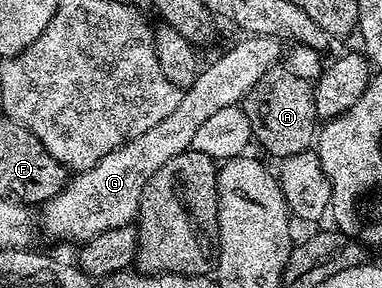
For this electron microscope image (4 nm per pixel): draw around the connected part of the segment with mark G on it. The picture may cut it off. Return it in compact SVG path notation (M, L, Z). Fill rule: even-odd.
M266 35L243 37L240 43L233 44L220 59L213 60L207 68L204 66L198 72L192 87L183 91L177 109L169 113L165 121L149 129L149 133L130 139L113 153L101 157L101 161L97 161L93 169L80 171L68 178L61 193L42 204L42 230L47 230L55 239L82 245L101 233L118 231L128 226L139 214L141 193L149 177L153 177L153 173L157 173L157 169L161 169L165 161L188 150L193 141L193 133L208 117L213 117L213 113L242 104L253 85L257 85L260 77L276 66L280 59L280 40L268 39Z

